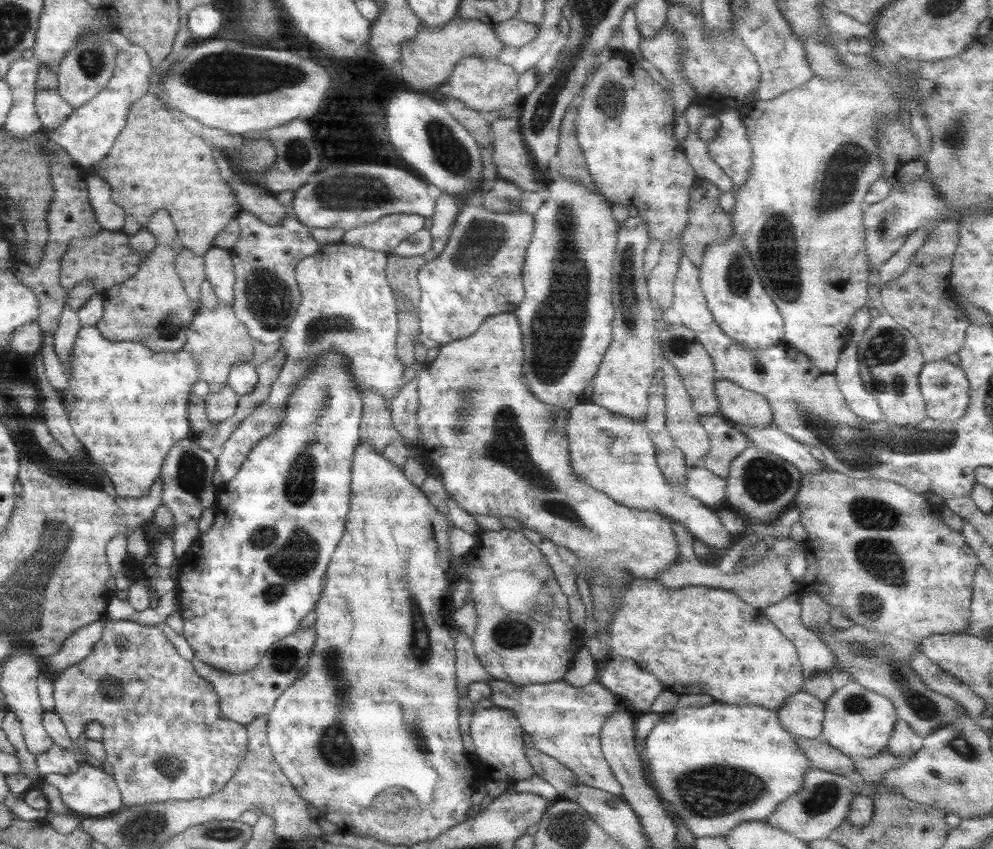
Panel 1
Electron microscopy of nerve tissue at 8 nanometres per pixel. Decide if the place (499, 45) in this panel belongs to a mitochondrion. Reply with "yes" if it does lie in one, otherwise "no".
no

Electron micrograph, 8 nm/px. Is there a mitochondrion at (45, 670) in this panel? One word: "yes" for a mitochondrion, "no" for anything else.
no

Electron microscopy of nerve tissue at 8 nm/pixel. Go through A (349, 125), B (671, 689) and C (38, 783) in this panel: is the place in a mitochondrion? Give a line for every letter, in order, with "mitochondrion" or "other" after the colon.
A: other
B: other
C: other

